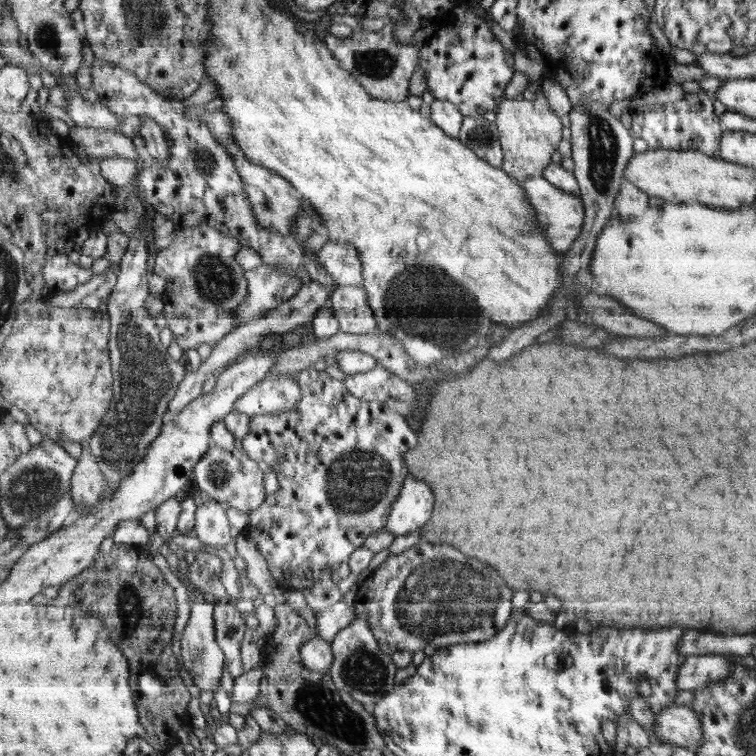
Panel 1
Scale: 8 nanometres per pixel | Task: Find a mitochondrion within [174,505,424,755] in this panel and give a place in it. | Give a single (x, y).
(314, 704)

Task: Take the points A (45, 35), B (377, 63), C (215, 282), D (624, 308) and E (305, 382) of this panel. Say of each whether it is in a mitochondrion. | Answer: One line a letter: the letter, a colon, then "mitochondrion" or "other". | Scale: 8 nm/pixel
A: mitochondrion
B: mitochondrion
C: mitochondrion
D: other
E: other

